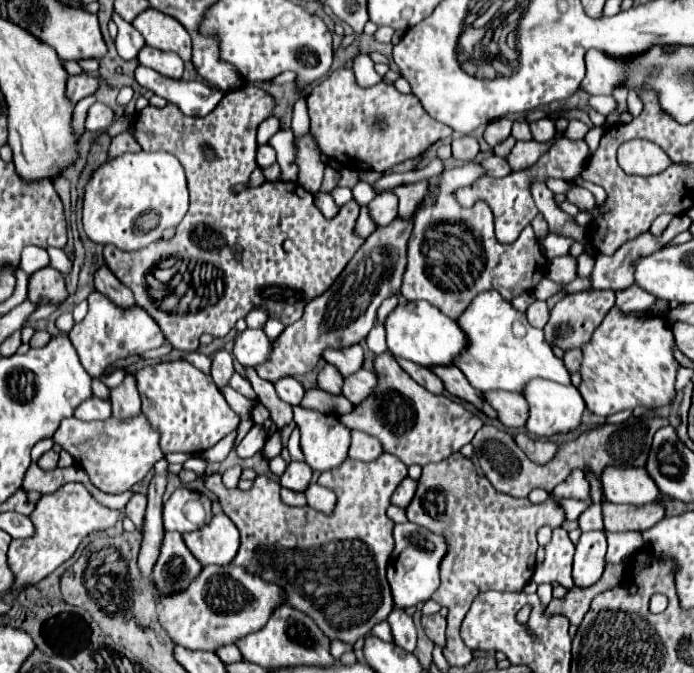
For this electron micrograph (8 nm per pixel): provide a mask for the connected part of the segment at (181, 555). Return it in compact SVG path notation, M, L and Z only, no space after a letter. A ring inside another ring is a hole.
M166 532L164 544L154 566L154 582L160 592L176 592L190 584L200 572L200 562L186 548L180 532Z

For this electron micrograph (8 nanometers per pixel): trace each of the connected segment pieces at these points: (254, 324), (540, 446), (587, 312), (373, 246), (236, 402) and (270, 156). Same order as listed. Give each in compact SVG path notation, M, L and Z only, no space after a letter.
M260 308L252 310L252 312L246 316L246 324L248 324L248 328L264 328L266 320L268 320L268 314L266 314L264 310L260 310Z
M526 432L516 434L514 440L516 440L516 444L522 448L522 452L524 452L532 462L536 462L536 464L546 464L546 462L550 462L550 460L554 458L556 450L558 450L558 446L556 446L554 442L542 442L542 440L538 440L538 438L528 436Z
M584 290L584 292L576 292L576 294L566 294L550 312L550 320L544 326L544 334L546 334L546 342L548 344L556 344L562 350L568 348L580 348L584 342L590 340L596 324L600 324L600 320L606 316L606 312L614 306L614 296L616 292L612 290Z
M412 216L396 218L392 220L392 224L376 228L364 240L364 244L352 256L352 260L346 264L336 282L322 296L308 302L304 316L298 322L286 326L280 338L274 340L274 350L270 360L256 368L258 376L268 382L276 382L282 376L306 374L318 364L326 346L344 348L366 338L370 328L376 324L378 306L388 296L396 296L400 290L406 268L410 234L412 234Z
M224 386L224 388L222 388L222 394L224 394L226 402L230 404L230 408L240 416L238 436L236 436L236 442L234 442L234 444L238 444L238 442L246 436L246 432L254 426L254 422L252 422L252 410L254 410L254 406L258 406L260 402L258 402L256 398L254 398L254 400L244 398L244 396L238 394L236 390L232 390L230 386Z
M270 144L258 146L258 164L260 166L268 166L274 160L276 160L276 152L274 152L274 148L270 148Z

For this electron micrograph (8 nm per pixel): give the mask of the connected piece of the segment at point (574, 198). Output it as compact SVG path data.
M576 186L574 190L570 190L568 192L568 196L566 196L572 204L576 204L578 208L582 208L582 210L592 210L592 208L596 208L596 204L594 204L594 196L586 190L586 188L580 188L580 186Z

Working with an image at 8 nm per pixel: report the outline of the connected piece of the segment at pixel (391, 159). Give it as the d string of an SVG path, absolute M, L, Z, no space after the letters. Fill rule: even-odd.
M346 68L334 70L326 80L316 84L306 98L306 104L310 114L310 134L320 146L320 152L336 160L342 168L350 168L358 172L360 170L384 172L394 164L400 164L408 158L416 158L430 144L444 140L452 136L454 132L446 124L432 120L428 112L424 112L424 106L420 106L420 100L416 100L414 94L402 94L388 82L380 82L372 88L360 88L354 80L352 70L346 70Z

